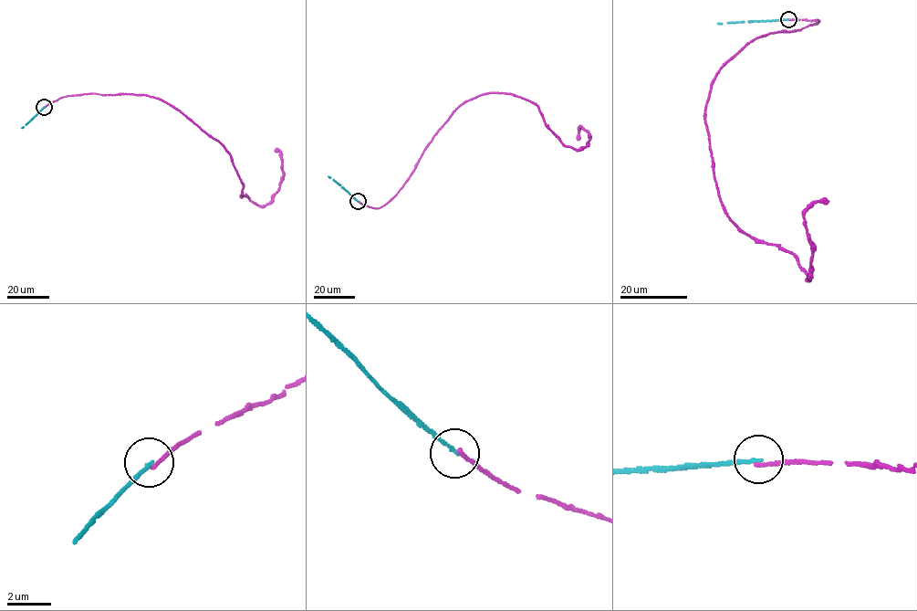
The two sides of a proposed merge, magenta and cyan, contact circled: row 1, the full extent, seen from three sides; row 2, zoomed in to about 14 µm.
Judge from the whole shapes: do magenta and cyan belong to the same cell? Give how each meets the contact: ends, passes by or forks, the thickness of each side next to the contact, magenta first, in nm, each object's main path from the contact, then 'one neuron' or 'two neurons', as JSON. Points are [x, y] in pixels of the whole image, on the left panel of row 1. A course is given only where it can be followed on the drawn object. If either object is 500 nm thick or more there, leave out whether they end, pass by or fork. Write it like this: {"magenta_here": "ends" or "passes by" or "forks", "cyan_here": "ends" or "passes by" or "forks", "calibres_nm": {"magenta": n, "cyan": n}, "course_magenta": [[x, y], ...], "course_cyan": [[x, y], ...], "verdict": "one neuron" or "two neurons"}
{"magenta_here": "ends", "cyan_here": "ends", "calibres_nm": {"magenta": 160, "cyan": 150}, "course_magenta": [[44, 107], [92, 93], [156, 98], [224, 146], [240, 194], [258, 205], [283, 175], [276, 150]], "course_cyan": [[44, 107], [22, 128]], "verdict": "two neurons"}

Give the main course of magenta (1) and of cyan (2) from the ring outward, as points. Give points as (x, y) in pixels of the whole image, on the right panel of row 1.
1: (788, 19), (819, 20), (720, 68), (704, 114), (713, 177), (728, 218), (810, 279), (804, 213), (828, 200)
2: (788, 19), (717, 24)

